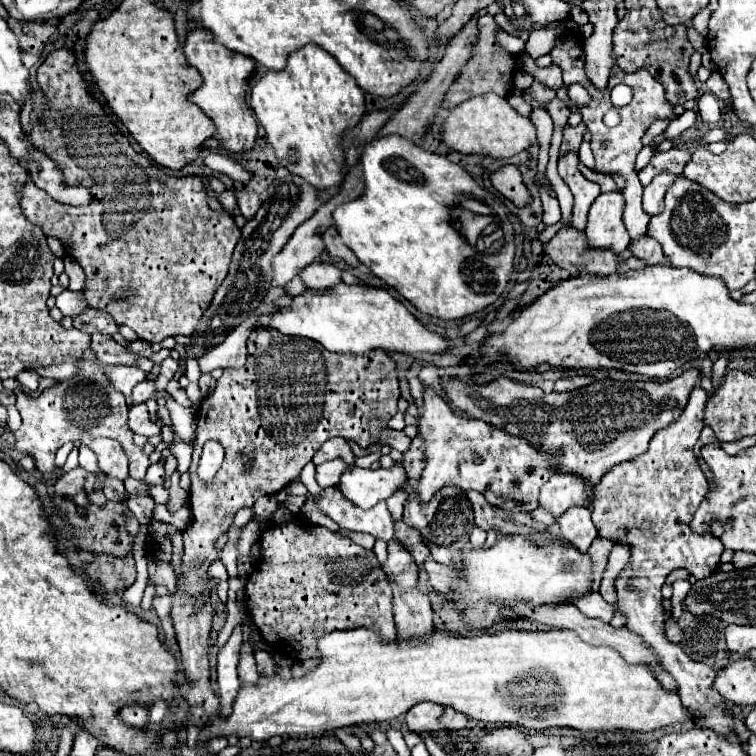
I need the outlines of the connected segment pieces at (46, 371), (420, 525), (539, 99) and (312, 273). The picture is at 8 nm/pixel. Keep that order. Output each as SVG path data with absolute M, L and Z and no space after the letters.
M61 364L61 366L49 366L49 368L29 368L33 372L37 372L39 376L47 376L47 378L55 378L55 380L67 380L71 378L71 374L77 370L75 364Z
M445 486L437 490L437 494L429 502L421 502L417 494L409 494L403 520L421 532L431 550L431 556L441 564L453 564L453 552L465 548L465 544L469 542L469 534L475 528L473 508L467 500L467 494L459 486Z
M535 80L533 86L531 86L531 92L525 94L525 100L529 100L531 106L539 106L539 108L543 108L553 98L555 98L555 90L545 86L545 84L541 84L539 80Z
M323 260L311 262L307 268L303 268L299 276L307 288L315 290L327 290L333 288L337 282L341 282L341 270L335 264Z

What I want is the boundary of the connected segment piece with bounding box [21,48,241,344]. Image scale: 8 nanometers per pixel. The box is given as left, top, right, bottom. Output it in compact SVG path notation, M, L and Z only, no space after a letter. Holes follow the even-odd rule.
M61 48L61 50L51 52L51 54L45 58L45 62L39 66L39 70L37 70L37 82L39 82L39 88L43 90L43 96L45 96L47 102L45 102L45 110L43 110L41 120L33 126L33 130L31 130L31 134L29 134L29 136L31 136L31 142L33 142L41 152L45 152L51 160L55 160L55 162L63 168L63 174L67 176L67 178L65 178L67 184L73 184L73 186L75 186L75 184L77 184L77 186L81 186L81 184L83 184L83 186L89 186L89 188L93 190L93 202L91 202L89 206L67 206L67 204L59 204L59 202L55 202L47 192L43 192L43 190L37 188L33 182L29 182L29 184L25 184L23 200L21 200L21 206L23 206L25 216L29 218L29 222L39 224L47 236L59 238L61 244L63 244L63 248L67 250L67 254L69 254L73 260L77 260L79 266L85 270L87 282L85 282L83 294L85 294L87 302L89 302L93 308L99 308L99 310L109 312L119 326L125 324L125 326L133 328L133 330L137 332L137 336L139 336L141 340L147 340L149 344L159 344L159 342L165 340L167 336L179 336L179 334L191 336L191 334L195 332L195 324L199 322L199 316L203 316L203 312L209 308L211 296L215 296L215 288L219 288L219 284L221 284L221 282L225 280L225 276L227 276L229 262L231 262L235 244L237 244L237 240L239 240L239 236L241 236L241 230L237 228L237 224L233 222L233 218L231 218L225 210L223 210L223 212L215 212L215 210L209 208L209 204L207 204L207 190L205 190L205 186L203 186L203 182L201 182L199 176L171 176L171 174L163 172L145 152L137 150L139 146L131 140L131 136L127 134L123 122L109 110L107 102L103 102L101 98L97 98L97 96L93 96L93 94L89 92L89 84L83 80L83 74L81 74L79 68L77 68L77 58L75 58L75 54L73 54L71 50ZM119 292L125 292L125 294L129 294L131 298L125 300L125 302L113 302L111 296L113 296L113 294L119 294Z

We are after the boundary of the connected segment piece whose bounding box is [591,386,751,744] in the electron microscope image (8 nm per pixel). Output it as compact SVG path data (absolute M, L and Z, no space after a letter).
M697 386L691 392L691 398L683 410L683 414L679 416L679 420L673 420L667 428L655 432L655 436L649 442L649 448L645 454L627 460L623 464L617 464L615 468L611 468L603 480L597 484L595 488L595 500L593 500L593 510L591 510L591 518L593 524L599 532L599 538L609 538L615 544L625 544L631 548L631 558L627 562L627 566L619 572L619 576L615 578L615 590L619 596L619 610L627 616L627 628L633 630L635 634L639 634L647 644L653 646L659 662L663 664L663 668L677 680L679 684L679 696L683 706L701 720L703 728L711 728L715 732L719 732L721 736L729 736L735 734L739 736L741 744L747 744L751 732L747 732L747 726L743 724L743 720L733 720L725 700L721 698L721 694L717 694L713 690L713 680L717 676L715 670L711 670L707 664L703 662L695 662L691 660L681 646L671 644L665 634L663 634L663 624L665 624L665 616L663 616L663 606L661 606L661 586L665 582L665 578L677 570L677 568L685 568L691 570L691 574L701 580L711 576L717 566L719 566L719 558L723 554L723 544L721 540L717 540L711 534L693 534L689 528L691 516L695 514L695 508L699 508L699 504L705 500L707 496L707 478L699 466L699 458L693 454L693 448L701 436L703 430L703 408L707 402L707 394Z

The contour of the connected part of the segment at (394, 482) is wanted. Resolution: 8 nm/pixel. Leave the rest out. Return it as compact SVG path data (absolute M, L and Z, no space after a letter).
M351 466L341 474L337 486L343 492L343 496L351 500L351 504L359 508L373 508L381 500L393 496L395 490L403 488L405 480L405 470L401 466L393 466L391 470Z

